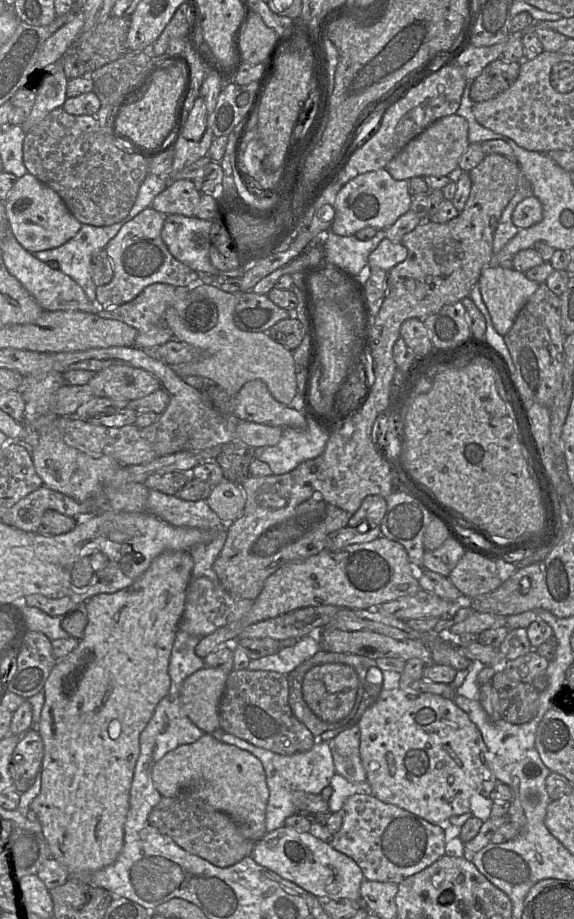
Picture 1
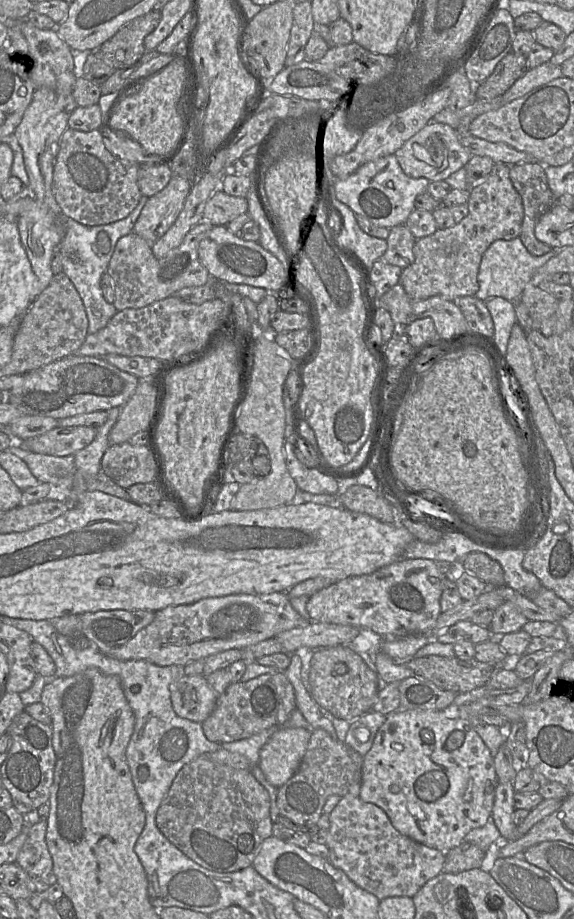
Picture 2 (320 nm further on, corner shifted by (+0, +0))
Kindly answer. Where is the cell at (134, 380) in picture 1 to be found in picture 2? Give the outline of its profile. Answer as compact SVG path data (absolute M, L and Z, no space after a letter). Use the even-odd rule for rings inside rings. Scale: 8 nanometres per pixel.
M70 355L24 374L23 383L6 393L6 400L22 415L57 420L123 406L140 379L104 361L103 358Z

